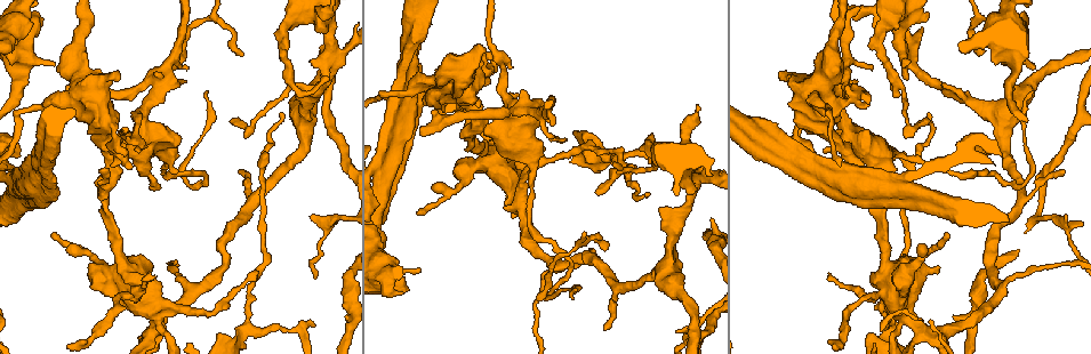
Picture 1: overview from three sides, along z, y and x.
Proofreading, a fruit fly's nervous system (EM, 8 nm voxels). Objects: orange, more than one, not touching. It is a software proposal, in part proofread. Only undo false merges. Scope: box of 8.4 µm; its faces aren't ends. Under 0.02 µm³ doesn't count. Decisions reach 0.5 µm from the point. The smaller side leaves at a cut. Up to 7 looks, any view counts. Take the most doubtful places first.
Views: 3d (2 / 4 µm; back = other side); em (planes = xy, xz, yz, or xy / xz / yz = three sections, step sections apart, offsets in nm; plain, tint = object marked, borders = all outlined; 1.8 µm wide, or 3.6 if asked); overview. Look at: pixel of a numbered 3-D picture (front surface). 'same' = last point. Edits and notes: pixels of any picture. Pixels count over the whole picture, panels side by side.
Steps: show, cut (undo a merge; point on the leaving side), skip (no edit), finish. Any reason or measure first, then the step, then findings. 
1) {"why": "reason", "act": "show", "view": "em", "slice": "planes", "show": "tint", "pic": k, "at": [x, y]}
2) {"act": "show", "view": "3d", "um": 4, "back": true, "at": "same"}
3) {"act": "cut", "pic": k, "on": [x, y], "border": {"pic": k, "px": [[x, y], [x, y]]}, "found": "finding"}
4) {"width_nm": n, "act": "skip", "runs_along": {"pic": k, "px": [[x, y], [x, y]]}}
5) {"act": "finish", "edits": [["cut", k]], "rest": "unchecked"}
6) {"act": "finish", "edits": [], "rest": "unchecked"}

{"why": "side arm on a straight run", "act": "show", "view": "3d", "um": 4, "pic": 1, "at": [845, 79]}

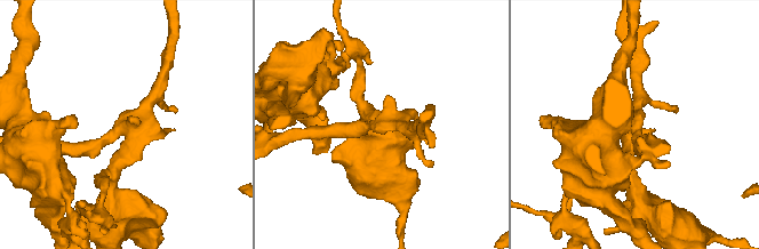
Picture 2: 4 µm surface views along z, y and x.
{"act": "show", "view": "em", "slice": "planes", "show": "tint", "pic": 2, "at": [378, 122]}

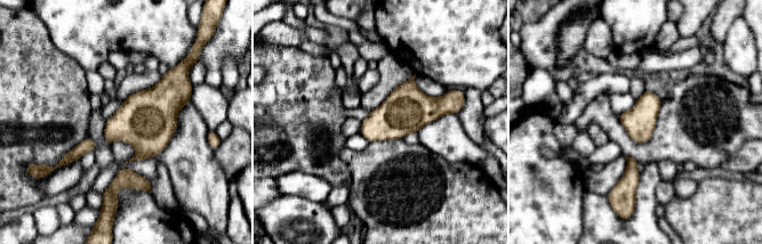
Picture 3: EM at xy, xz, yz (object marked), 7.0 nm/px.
{"act": "skip", "found": "all the same neuron"}

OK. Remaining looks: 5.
{"why": "branch point", "act": "show", "view": "3d", "um": 2, "pic": 1, "at": [246, 326]}

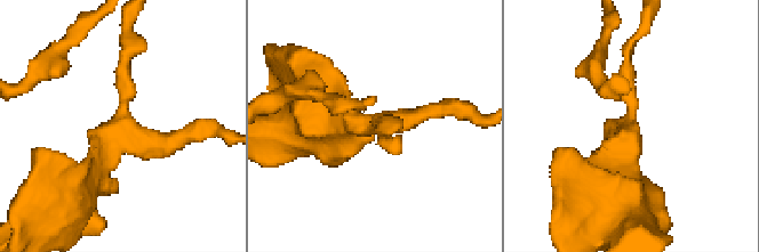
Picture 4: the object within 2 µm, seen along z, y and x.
{"arms": 3, "act": "show", "view": "em", "slice": "xy", "step": 4, "show": "tint", "pic": 4, "at": [123, 121]}

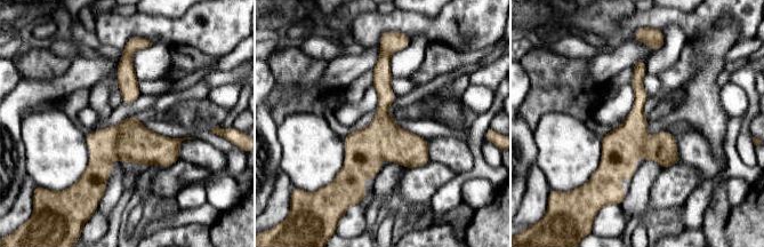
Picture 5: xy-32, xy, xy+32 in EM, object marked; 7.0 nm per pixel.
{"act": "skip", "runs_along": {"pic": 5, "px": [[387, 56], [362, 190]]}, "found": "all the same neuron"}

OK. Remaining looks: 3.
{"why": "sharp bend", "act": "show", "view": "3d", "um": 2, "pic": 1, "at": [48, 103]}

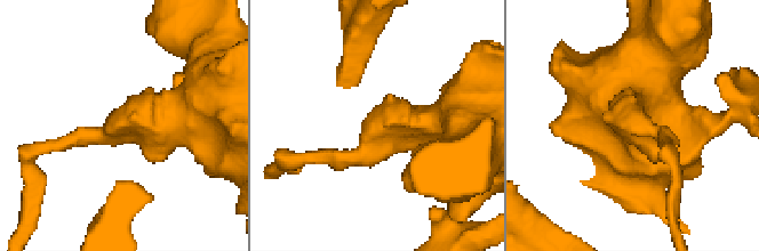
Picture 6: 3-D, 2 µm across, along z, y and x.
{"act": "show", "view": "em", "slice": "planes", "show": "tint", "pic": 6, "at": [117, 127]}

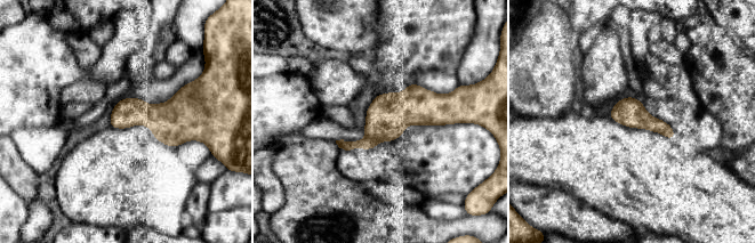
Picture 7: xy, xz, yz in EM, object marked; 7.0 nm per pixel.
{"width_nm": 200, "act": "skip", "runs_along": {"pic": 7, "px": [[449, 113], [396, 113], [367, 143], [340, 144]]}, "found": "one neuron here"}

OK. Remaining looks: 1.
{"act": "finish", "edits": [], "rest": "unchecked"}

